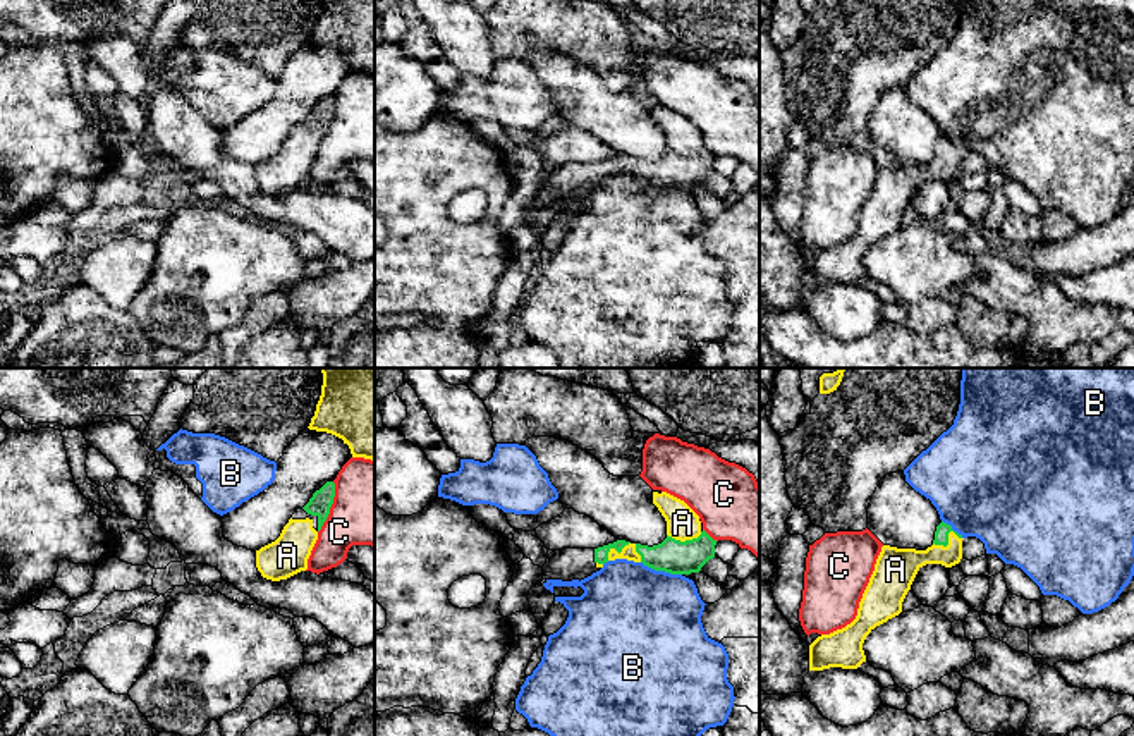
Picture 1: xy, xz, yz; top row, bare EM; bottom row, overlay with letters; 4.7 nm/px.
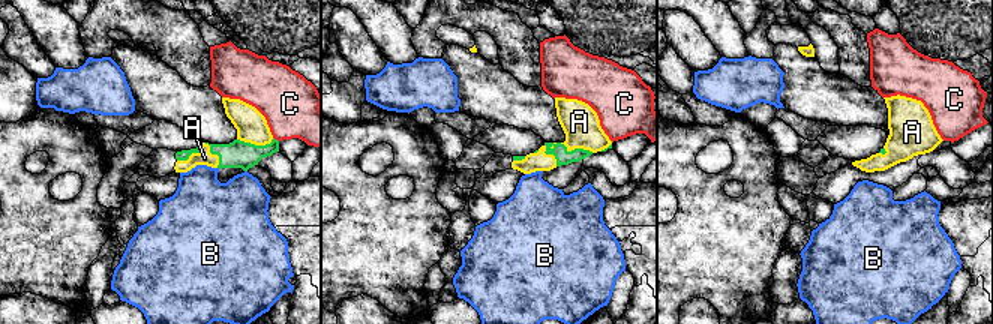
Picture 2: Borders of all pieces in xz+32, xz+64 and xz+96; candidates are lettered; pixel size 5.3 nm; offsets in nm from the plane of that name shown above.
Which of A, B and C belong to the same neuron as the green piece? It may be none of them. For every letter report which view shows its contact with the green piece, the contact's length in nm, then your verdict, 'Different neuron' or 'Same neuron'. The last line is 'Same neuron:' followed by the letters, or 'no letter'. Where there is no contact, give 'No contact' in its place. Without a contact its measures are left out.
A: Touches green in yz. Shared border 140 nm. Same neuron
B: Touches green in xz. Shared border 200 nm. Different neuron
C: Touches green in xy. Shared border 260 nm. Different neuron
Same neuron: A

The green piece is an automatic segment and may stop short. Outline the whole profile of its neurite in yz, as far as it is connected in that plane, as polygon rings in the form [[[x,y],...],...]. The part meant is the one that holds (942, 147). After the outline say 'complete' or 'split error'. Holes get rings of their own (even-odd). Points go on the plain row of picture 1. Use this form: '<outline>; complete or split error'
[[[940,138],[926,165],[883,160],[859,217],[856,234],[842,244],[818,251],[809,260],[809,285],[857,284],[866,277],[863,258],[880,239],[902,227],[902,217],[918,186],[926,179],[952,182],[962,174],[962,150]]]; split error

